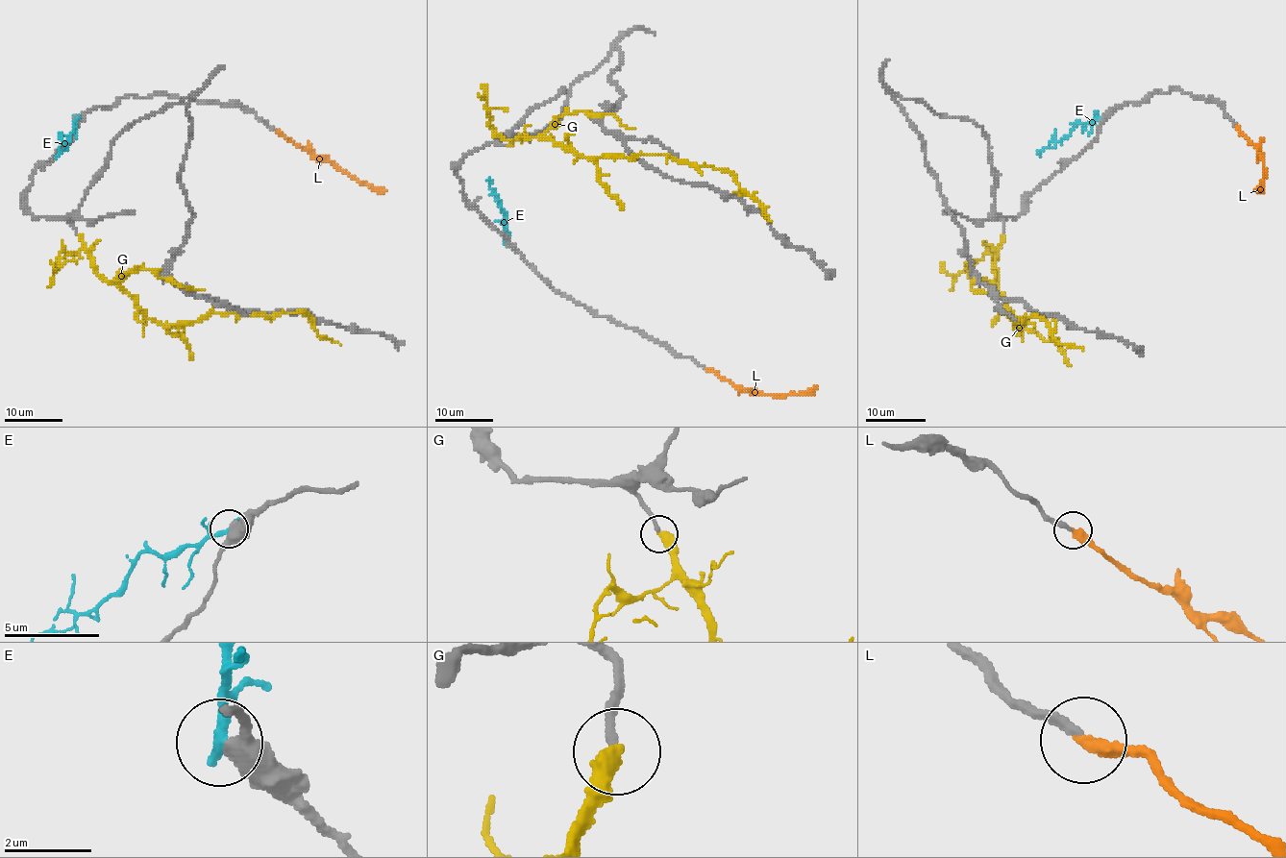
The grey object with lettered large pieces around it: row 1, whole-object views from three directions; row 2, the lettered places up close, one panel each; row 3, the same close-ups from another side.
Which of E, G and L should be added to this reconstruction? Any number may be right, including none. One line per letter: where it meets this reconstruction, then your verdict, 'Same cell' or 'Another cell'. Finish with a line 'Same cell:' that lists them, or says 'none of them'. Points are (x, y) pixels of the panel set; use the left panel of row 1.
E: Touches grey at (73, 119). Another cell
G: Touches grey at (77, 233). Another cell
L: Touches grey at (277, 130). Same cell
Same cell: L

